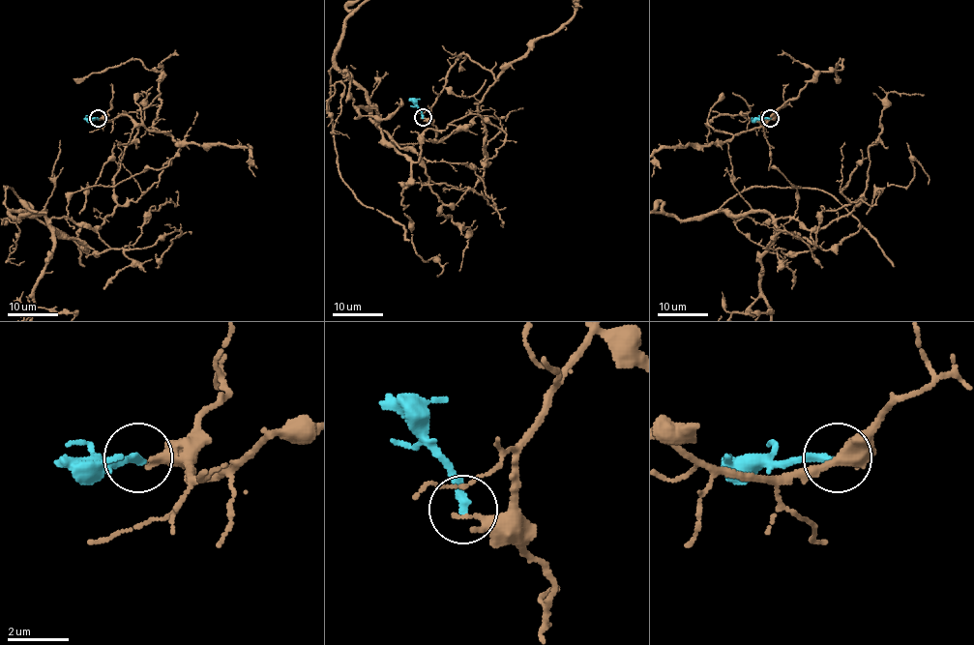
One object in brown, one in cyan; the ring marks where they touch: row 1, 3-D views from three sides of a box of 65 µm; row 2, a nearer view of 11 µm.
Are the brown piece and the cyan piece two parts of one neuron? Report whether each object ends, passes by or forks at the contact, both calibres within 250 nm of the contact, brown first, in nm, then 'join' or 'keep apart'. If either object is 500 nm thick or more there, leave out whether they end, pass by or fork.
brown ends | cyan ends | 260/280 nm | keep apart

